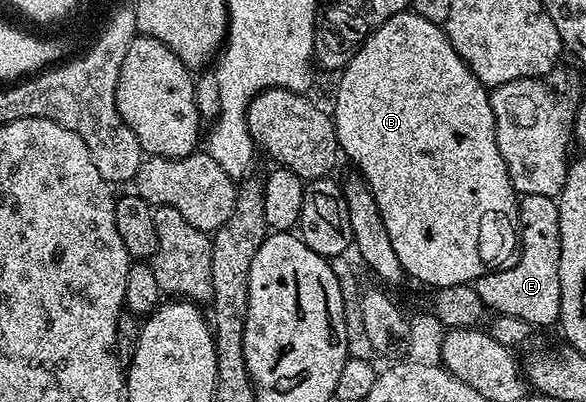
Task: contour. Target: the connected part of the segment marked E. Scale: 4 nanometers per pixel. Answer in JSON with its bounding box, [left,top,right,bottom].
[473,195,560,328]

